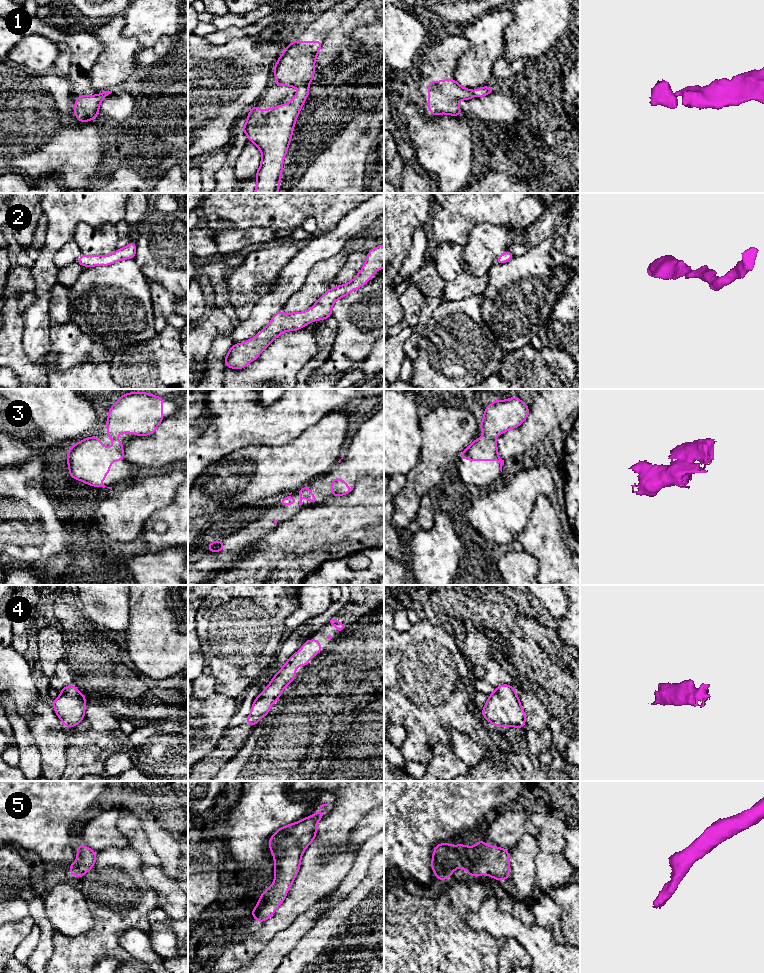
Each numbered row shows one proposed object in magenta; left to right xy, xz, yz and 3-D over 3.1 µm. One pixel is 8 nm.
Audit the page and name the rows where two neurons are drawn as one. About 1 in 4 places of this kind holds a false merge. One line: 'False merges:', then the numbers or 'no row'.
False merges: no row

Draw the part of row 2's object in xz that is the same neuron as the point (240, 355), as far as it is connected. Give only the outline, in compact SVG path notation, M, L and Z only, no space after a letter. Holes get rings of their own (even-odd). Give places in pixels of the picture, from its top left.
M384 244L371 249L361 271L347 284L330 288L320 297L312 308L305 312L291 312L286 315L281 309L274 314L270 323L253 338L239 344L232 344L224 357L227 368L243 369L256 360L280 334L296 331L308 323L327 319L332 316L334 302L345 297L352 291L364 286L374 277L378 269L384 268Z

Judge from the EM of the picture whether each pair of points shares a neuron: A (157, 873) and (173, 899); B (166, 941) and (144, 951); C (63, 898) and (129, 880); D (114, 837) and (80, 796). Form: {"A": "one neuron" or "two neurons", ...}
{"A": "one neuron", "B": "two neurons", "C": "two neurons", "D": "two neurons"}

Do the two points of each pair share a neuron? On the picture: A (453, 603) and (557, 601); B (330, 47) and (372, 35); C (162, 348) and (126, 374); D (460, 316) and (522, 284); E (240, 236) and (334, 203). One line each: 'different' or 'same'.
A: same
B: different
C: same
D: different
E: different

